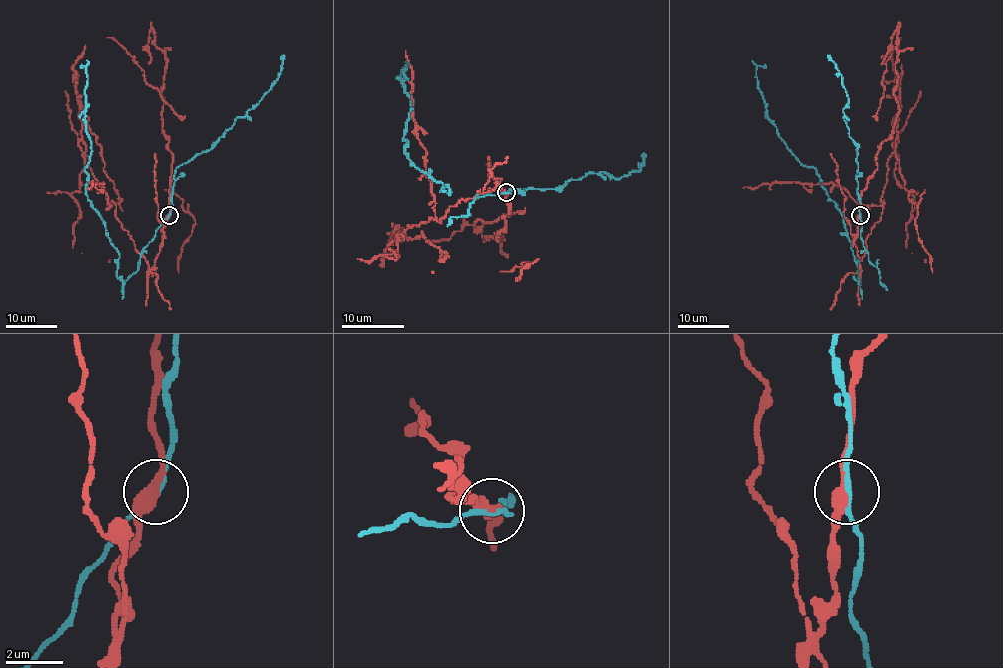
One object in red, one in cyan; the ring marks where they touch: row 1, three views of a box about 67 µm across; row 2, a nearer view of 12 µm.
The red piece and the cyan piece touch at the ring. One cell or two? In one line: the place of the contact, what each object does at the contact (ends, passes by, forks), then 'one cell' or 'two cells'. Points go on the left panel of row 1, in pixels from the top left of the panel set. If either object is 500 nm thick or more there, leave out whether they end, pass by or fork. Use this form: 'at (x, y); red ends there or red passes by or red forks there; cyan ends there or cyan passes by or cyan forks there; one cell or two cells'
at (169, 215); red passes by; cyan passes by; two cells

